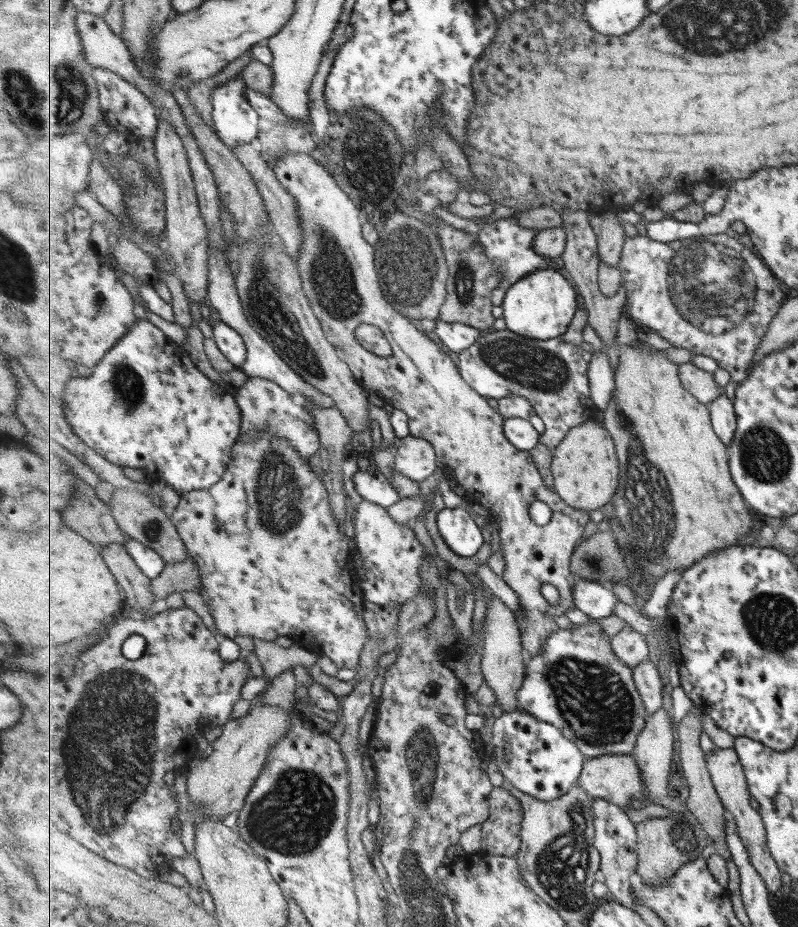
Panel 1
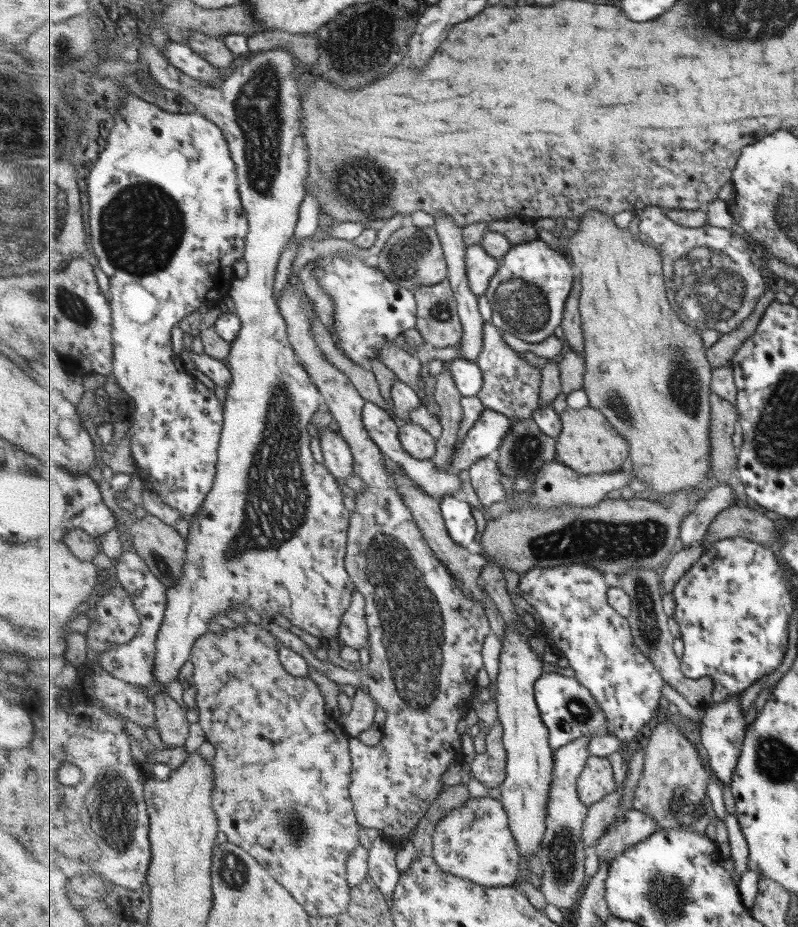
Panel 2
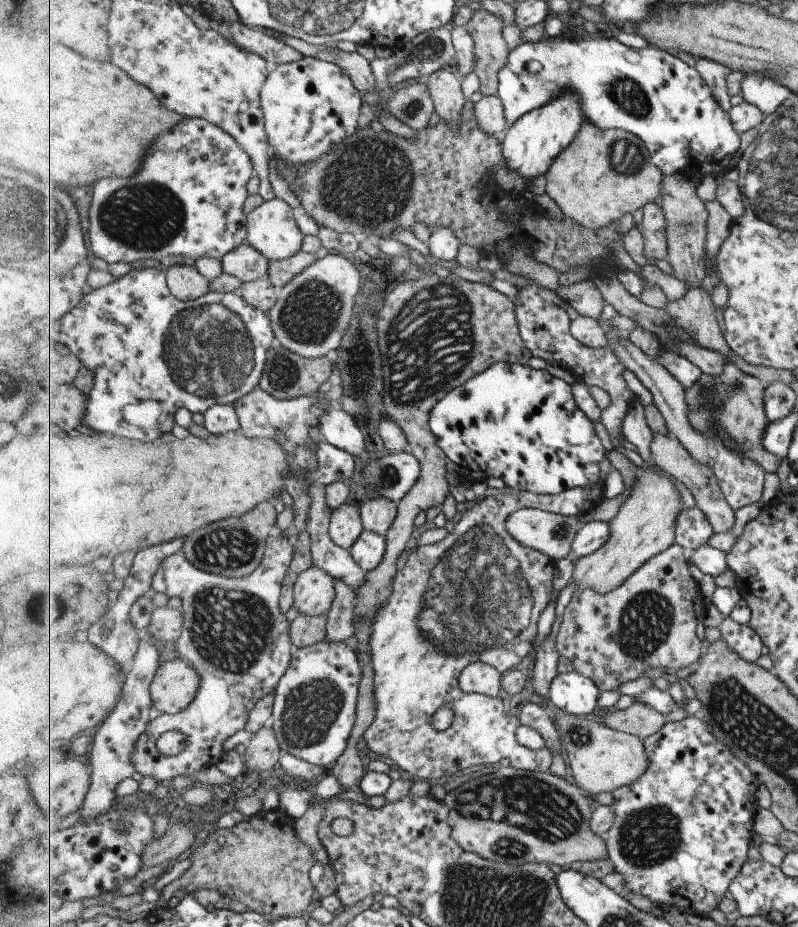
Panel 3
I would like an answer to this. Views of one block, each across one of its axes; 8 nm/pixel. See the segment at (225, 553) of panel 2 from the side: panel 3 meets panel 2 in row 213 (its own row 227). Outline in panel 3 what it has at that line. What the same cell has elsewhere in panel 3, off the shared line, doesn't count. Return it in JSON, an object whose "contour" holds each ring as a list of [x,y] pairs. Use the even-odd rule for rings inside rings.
{"contour":[[[276,198],[265,201],[265,204],[261,204],[259,208],[248,214],[246,220],[247,244],[257,248],[261,254],[265,254],[271,261],[279,261],[295,256],[302,250],[305,238],[305,235],[297,226],[297,222],[295,222],[297,214],[297,211],[291,208],[291,204],[287,204],[285,200]]]}

